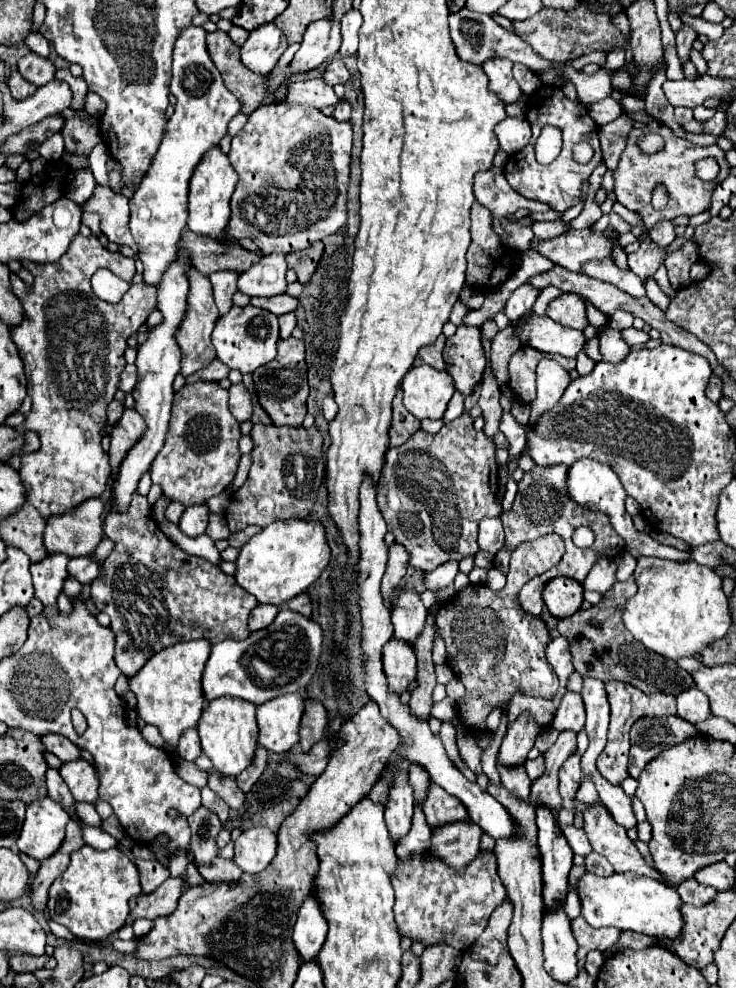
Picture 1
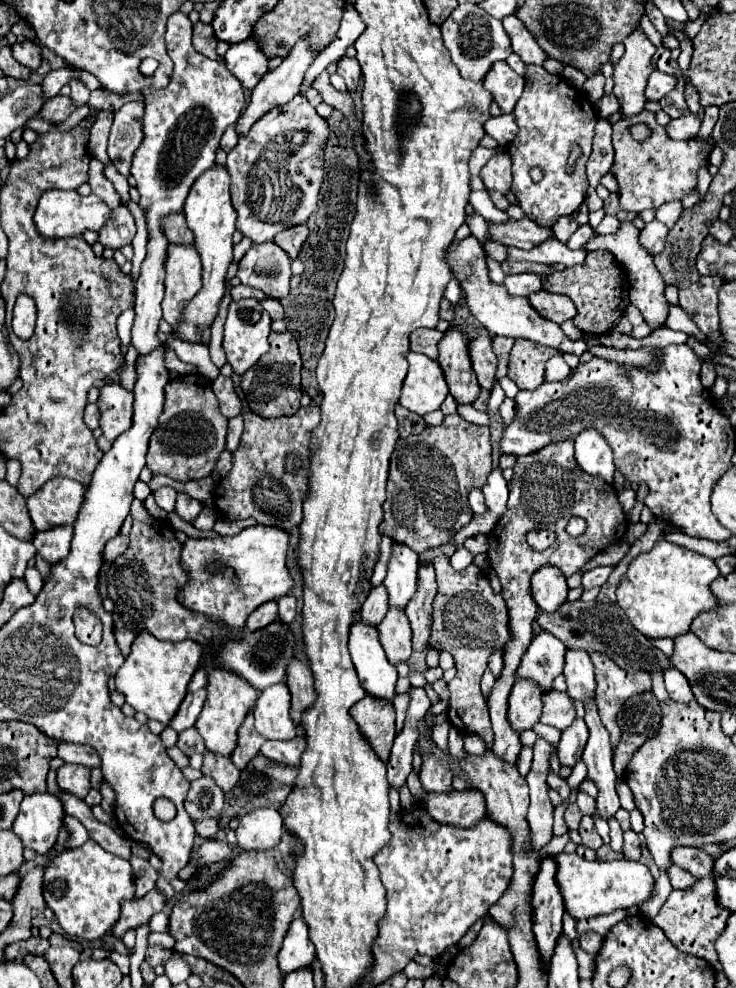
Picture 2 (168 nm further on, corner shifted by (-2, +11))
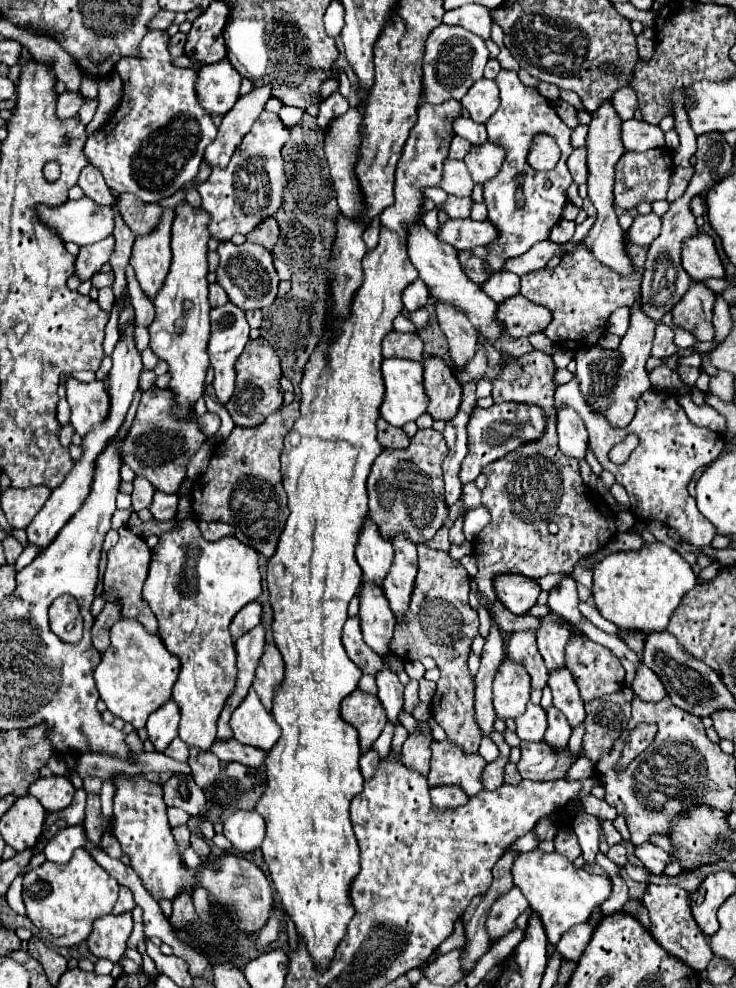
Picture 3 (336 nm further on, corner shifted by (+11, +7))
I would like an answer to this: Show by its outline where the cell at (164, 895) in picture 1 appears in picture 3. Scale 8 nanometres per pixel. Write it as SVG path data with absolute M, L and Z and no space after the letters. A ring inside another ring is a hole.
M132 912L106 914L94 922L94 930L88 936L88 948L98 958L108 958L118 962L126 950L126 940L132 934L134 920Z

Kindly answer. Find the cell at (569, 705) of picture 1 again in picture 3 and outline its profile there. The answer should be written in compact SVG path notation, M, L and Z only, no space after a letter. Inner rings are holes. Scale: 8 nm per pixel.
M530 702L526 712L520 718L516 718L516 734L520 740L542 742L546 730L548 730L546 710L540 704Z

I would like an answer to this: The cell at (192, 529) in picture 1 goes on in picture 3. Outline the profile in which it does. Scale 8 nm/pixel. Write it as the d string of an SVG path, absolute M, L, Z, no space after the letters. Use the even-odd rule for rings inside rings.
M156 492L154 494L154 502L150 504L150 512L160 522L172 520L176 516L176 512L178 512L178 494Z

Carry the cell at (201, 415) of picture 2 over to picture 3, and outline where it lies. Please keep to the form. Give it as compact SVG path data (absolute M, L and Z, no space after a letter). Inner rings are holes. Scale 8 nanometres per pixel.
M150 388L142 394L142 400L138 404L136 418L132 422L132 428L124 440L122 448L122 460L128 464L138 476L144 476L152 482L152 486L166 494L176 494L180 484L186 478L186 466L190 458L200 450L200 446L206 442L206 436L202 434L196 418L176 418L172 414L174 394L170 390Z

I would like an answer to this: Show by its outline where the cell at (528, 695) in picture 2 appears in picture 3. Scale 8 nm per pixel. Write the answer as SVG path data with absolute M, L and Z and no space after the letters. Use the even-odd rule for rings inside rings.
M508 658L502 662L498 676L494 678L494 710L498 718L518 718L526 712L530 702L530 676L520 664L512 664Z

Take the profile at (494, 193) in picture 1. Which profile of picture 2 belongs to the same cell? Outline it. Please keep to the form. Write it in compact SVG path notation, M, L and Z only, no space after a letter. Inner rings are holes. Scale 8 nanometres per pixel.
M497 152L481 170L481 178L487 190L497 190L501 194L511 188L511 156L509 152Z

